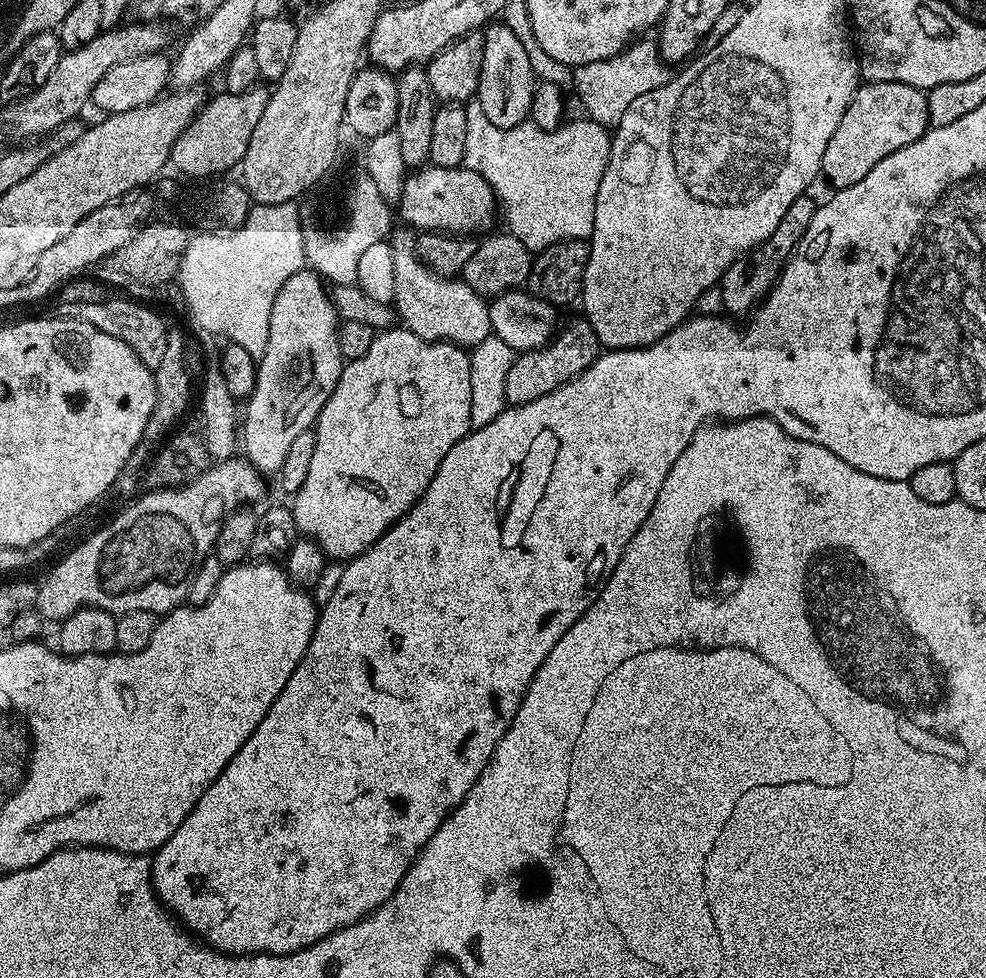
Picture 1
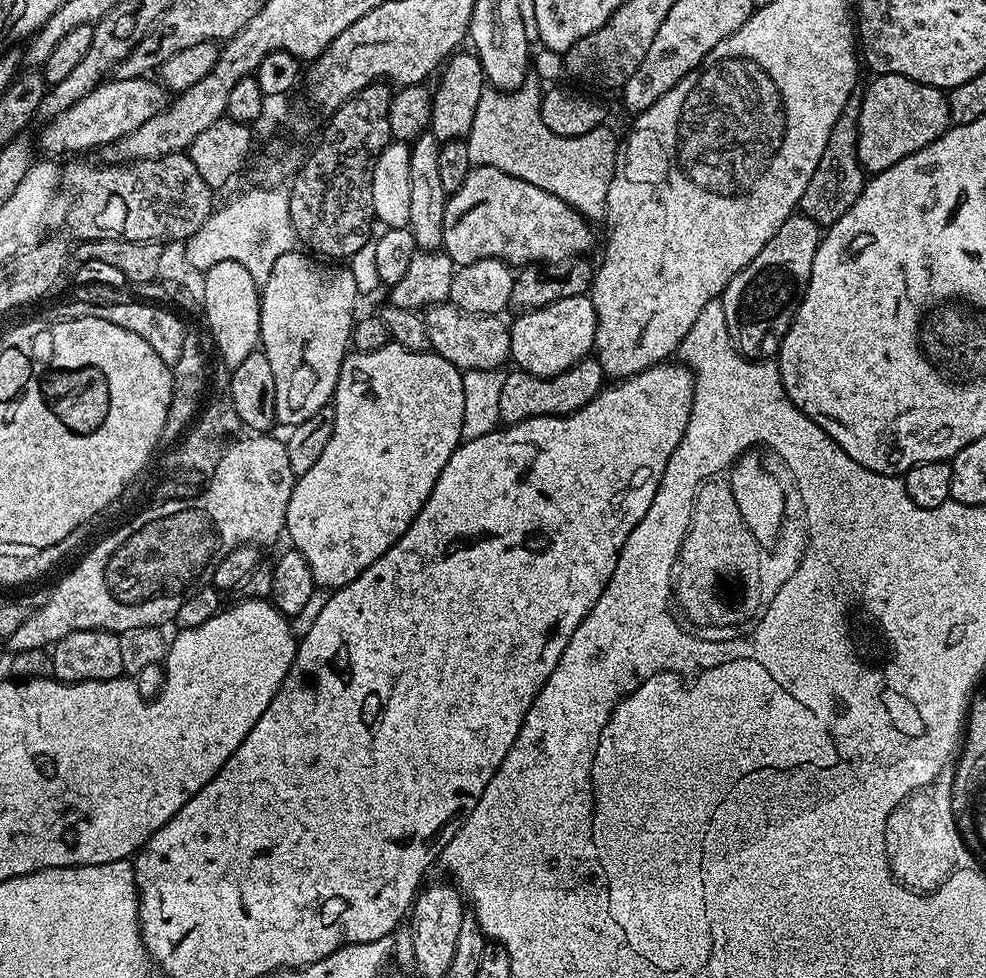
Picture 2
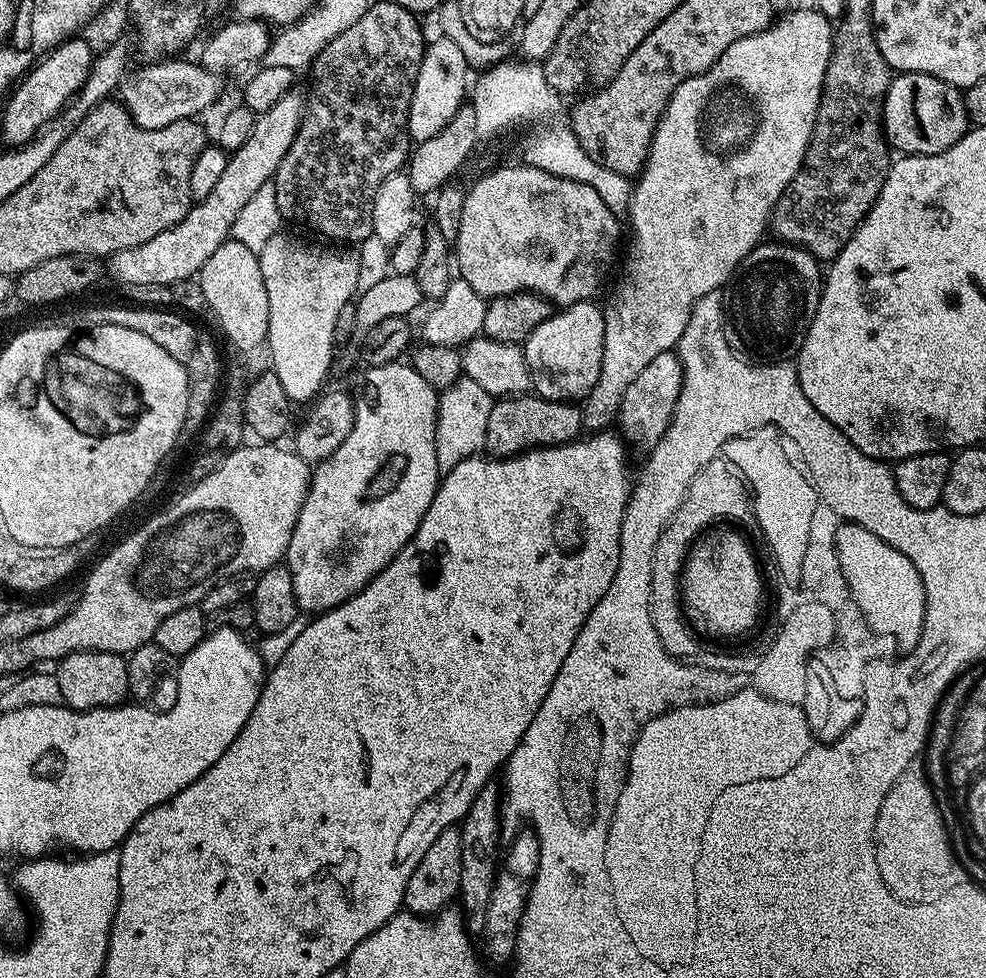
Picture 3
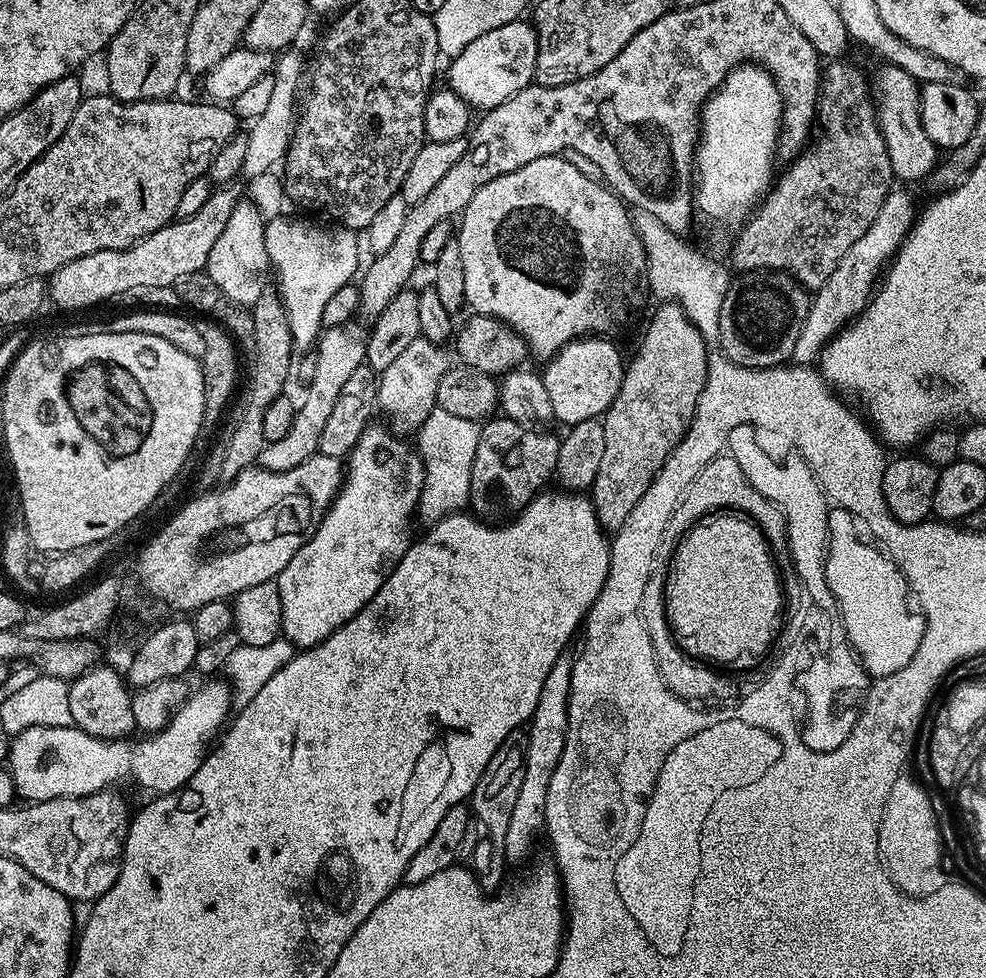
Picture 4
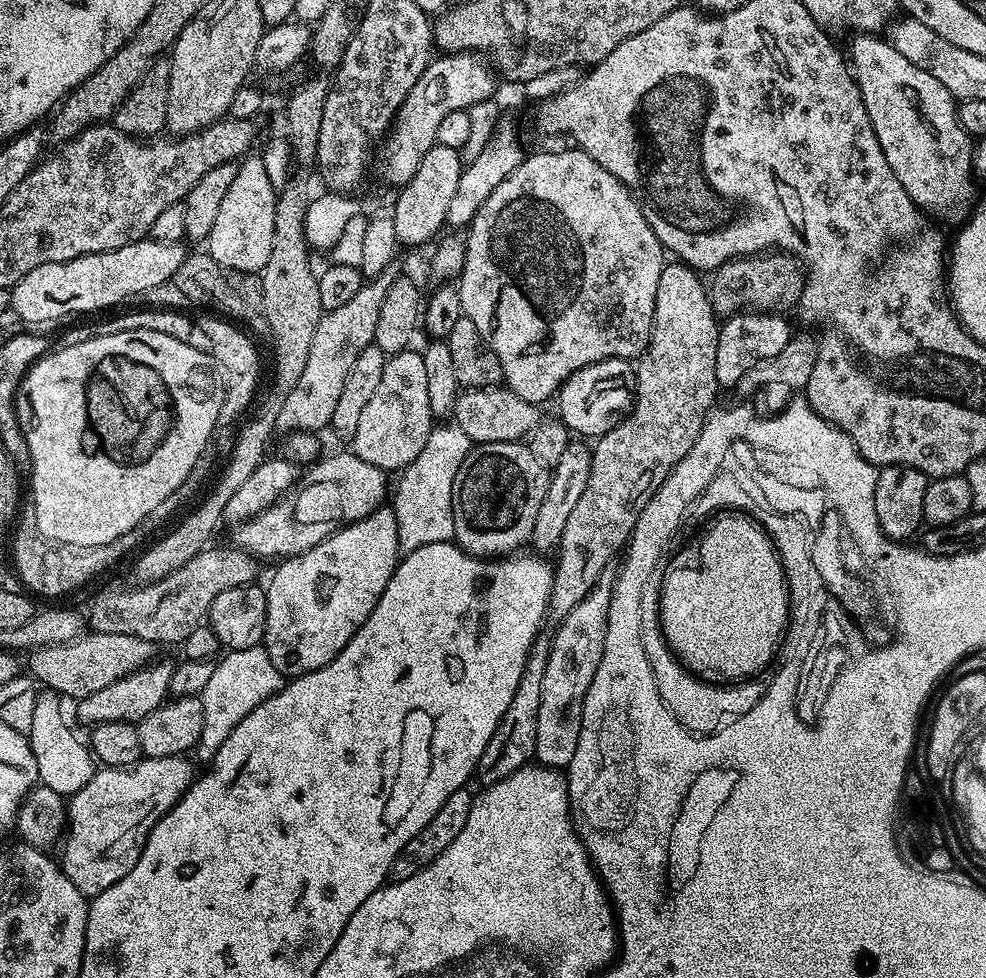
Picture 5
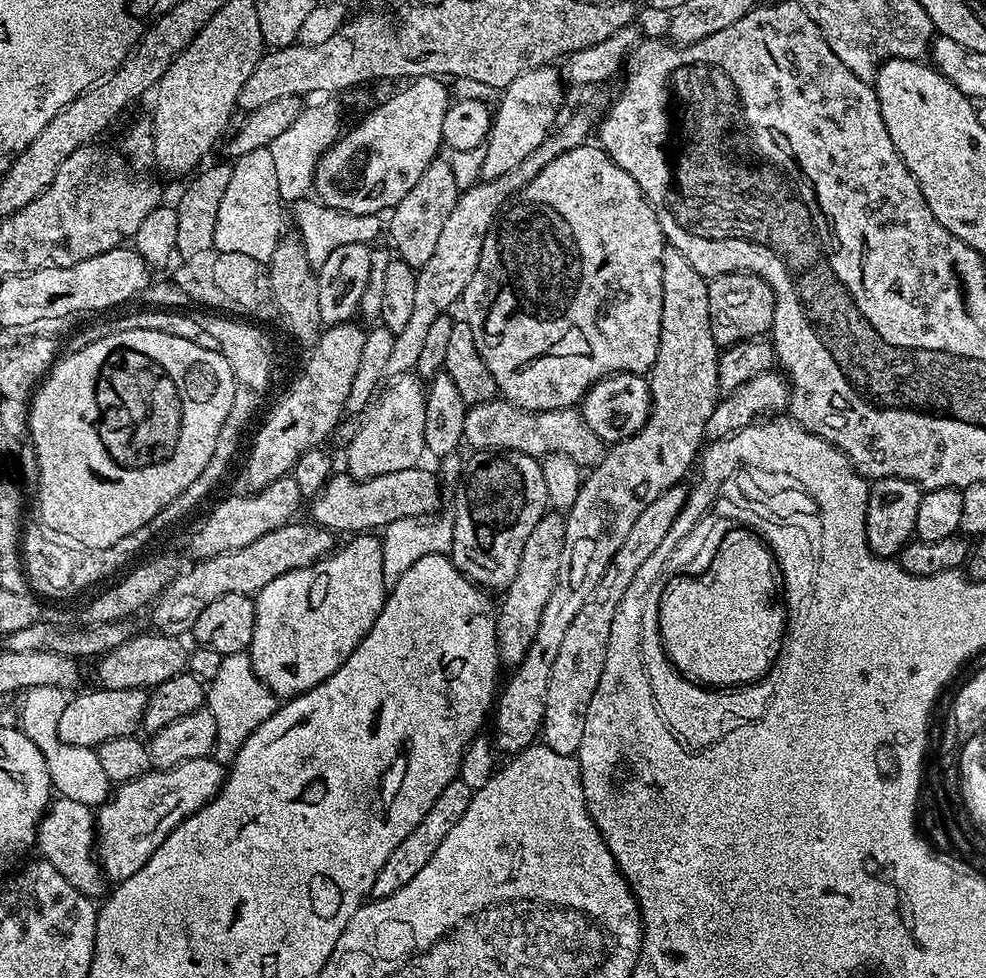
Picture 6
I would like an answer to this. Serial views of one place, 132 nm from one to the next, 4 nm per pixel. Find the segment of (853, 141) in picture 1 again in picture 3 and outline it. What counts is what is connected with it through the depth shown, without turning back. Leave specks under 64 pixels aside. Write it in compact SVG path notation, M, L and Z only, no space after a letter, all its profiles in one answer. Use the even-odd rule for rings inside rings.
M901 72L893 75L892 85L886 90L884 139L900 154L915 154L930 158L934 154L949 152L950 146L958 142L969 131L970 121L966 114L961 89L921 72Z

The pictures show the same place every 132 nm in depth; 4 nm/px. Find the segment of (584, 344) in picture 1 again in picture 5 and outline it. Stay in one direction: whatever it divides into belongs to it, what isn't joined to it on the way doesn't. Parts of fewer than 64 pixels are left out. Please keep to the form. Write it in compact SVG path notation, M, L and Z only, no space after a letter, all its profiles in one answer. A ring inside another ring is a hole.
M511 440L473 446L466 454L462 466L458 466L458 474L454 478L452 509L455 543L471 556L481 558L508 558L519 553L523 549L520 547L532 539L534 518L538 518L542 498L546 498L549 475L550 469L538 462L534 454L530 454L527 443Z

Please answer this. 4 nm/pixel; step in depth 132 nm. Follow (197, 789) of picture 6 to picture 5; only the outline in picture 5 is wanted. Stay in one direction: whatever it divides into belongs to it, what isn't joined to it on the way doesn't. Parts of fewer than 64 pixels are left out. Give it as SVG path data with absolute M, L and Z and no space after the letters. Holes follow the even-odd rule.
M167 756L166 758L142 758L130 766L113 768L100 766L93 771L86 786L82 786L82 790L72 793L66 804L68 822L62 837L64 849L61 850L60 856L58 855L58 863L66 878L70 878L74 886L78 886L78 890L84 897L91 898L102 894L107 888L114 886L114 882L130 874L134 862L138 862L142 854L150 830L154 830L158 821L184 797L184 793L192 785L193 761L189 760L184 756Z

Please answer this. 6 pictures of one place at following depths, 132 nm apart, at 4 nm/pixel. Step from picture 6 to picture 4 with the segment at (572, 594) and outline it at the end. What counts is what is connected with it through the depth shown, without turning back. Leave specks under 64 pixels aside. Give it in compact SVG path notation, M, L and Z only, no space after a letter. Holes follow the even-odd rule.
M667 303L653 314L636 357L627 361L618 398L614 398L614 402L602 417L606 430L606 451L602 454L602 467L598 470L598 478L594 478L592 483L590 499L596 508L598 522L606 530L620 528L630 515L630 510L634 510L638 498L646 496L646 486L650 486L657 472L663 469L674 446L678 446L678 442L686 434L694 418L702 386L706 386L710 345L704 341L702 334L698 334L698 326L694 326L694 322L686 318L680 304ZM523 727L506 734L506 742L502 742L502 746L494 750L494 758L490 758L482 778L476 783L476 788L470 797L470 816L474 821L475 831L477 828L484 835L472 848L470 868L476 873L476 881L485 894L495 893L504 880L500 871L506 867L504 859L506 826L510 826L510 814L514 810L514 802L518 802L518 790L522 790L522 774L527 749L528 734Z

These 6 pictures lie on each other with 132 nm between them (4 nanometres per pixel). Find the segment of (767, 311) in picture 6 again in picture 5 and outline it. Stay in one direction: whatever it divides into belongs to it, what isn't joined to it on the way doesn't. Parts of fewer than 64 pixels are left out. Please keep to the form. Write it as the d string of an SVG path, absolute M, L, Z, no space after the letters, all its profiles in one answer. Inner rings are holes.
M772 250L767 254L728 260L721 268L715 269L711 276L708 296L712 299L712 309L717 317L727 318L749 310L780 314L785 311L783 308L795 309L804 289L806 272L796 257Z

